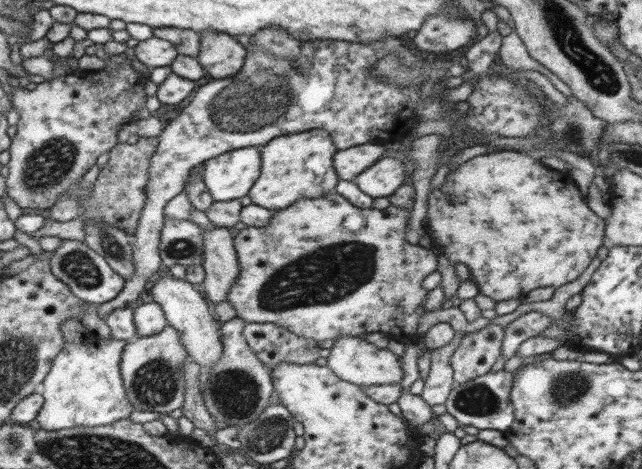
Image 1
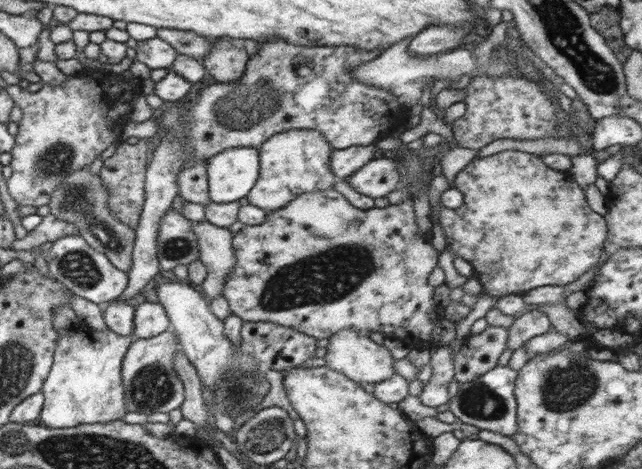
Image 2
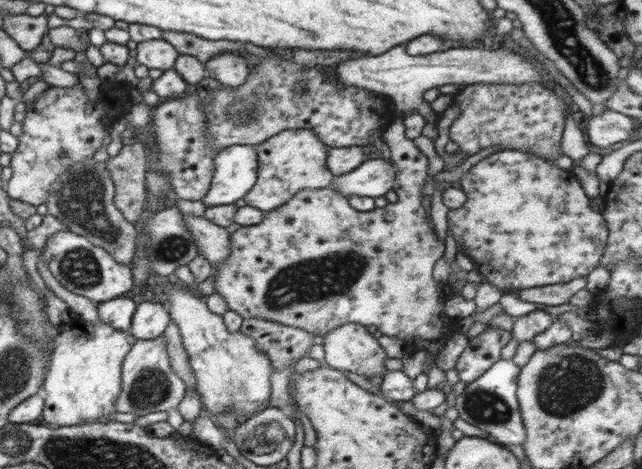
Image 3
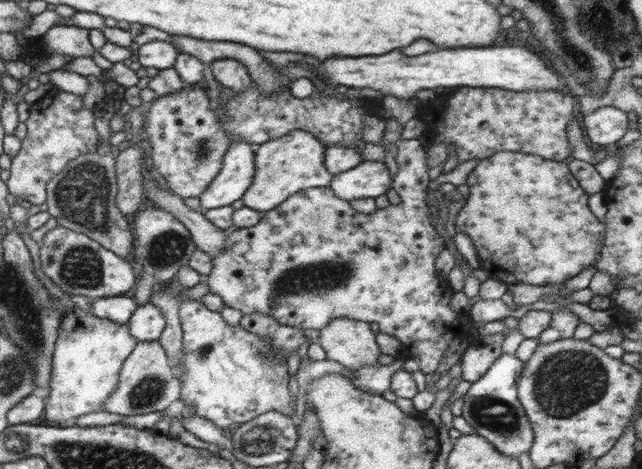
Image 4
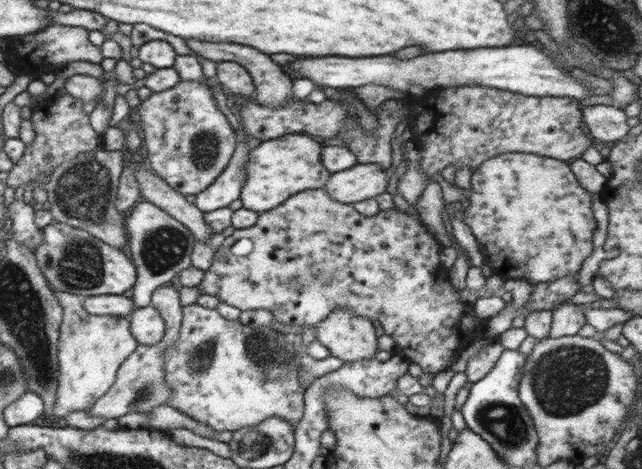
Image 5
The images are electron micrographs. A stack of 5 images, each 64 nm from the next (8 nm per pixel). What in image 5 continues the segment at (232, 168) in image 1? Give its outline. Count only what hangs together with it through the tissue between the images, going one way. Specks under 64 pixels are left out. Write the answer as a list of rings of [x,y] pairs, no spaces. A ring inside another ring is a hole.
[[[243,138],[236,144],[236,150],[228,162],[228,166],[216,177],[216,180],[204,191],[196,195],[194,205],[202,212],[212,212],[225,208],[238,200],[241,189],[244,187],[246,176],[246,163],[248,163],[250,148]]]

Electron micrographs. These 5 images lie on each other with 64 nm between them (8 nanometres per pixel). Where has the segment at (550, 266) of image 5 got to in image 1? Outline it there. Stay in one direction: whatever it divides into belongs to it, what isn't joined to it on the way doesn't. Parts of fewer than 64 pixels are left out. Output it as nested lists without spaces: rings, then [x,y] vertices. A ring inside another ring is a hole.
[[[516,150],[476,156],[449,172],[440,188],[430,188],[427,242],[431,247],[439,246],[440,252],[454,264],[466,264],[469,278],[477,285],[478,292],[496,301],[522,299],[536,288],[552,286],[557,289],[568,284],[596,258],[606,228],[605,220],[587,206],[585,198],[582,200],[582,192],[570,176],[567,171],[554,170]],[[448,195],[454,195],[453,204]]]

